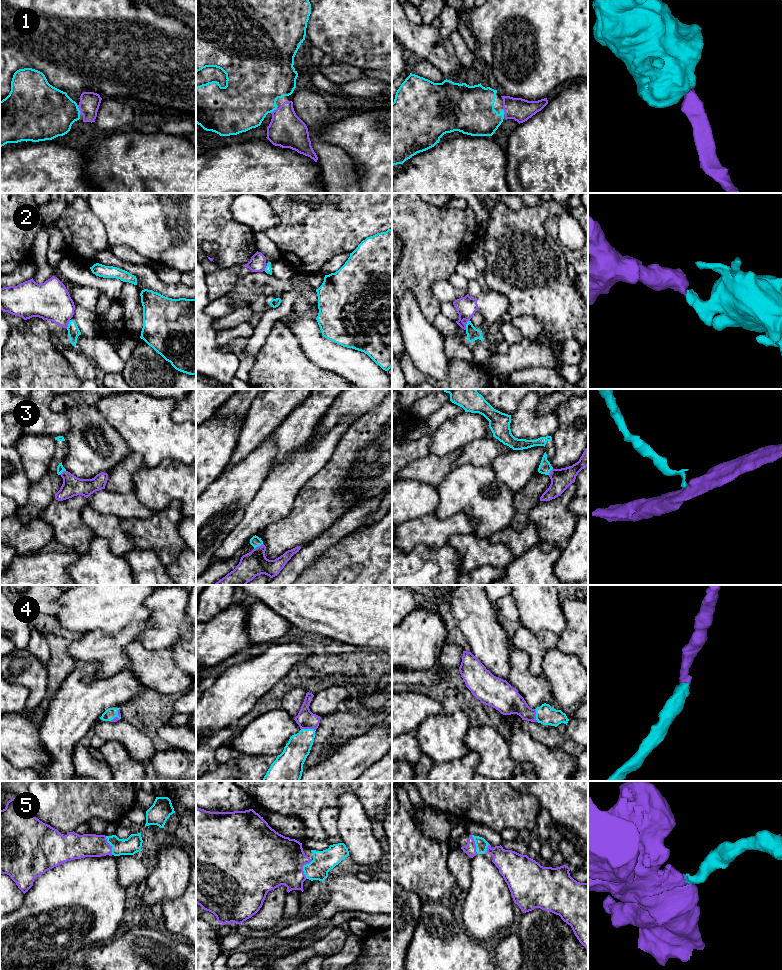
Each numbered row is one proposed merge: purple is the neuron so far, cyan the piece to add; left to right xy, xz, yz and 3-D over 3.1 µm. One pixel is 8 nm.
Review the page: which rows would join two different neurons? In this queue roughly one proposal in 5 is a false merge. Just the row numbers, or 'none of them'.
2

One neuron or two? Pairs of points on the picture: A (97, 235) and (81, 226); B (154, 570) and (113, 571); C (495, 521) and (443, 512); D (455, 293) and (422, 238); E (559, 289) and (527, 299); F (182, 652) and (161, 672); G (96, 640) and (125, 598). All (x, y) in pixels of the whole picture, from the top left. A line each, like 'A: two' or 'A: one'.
A: one
B: two
C: one
D: two
E: one
F: two
G: two

